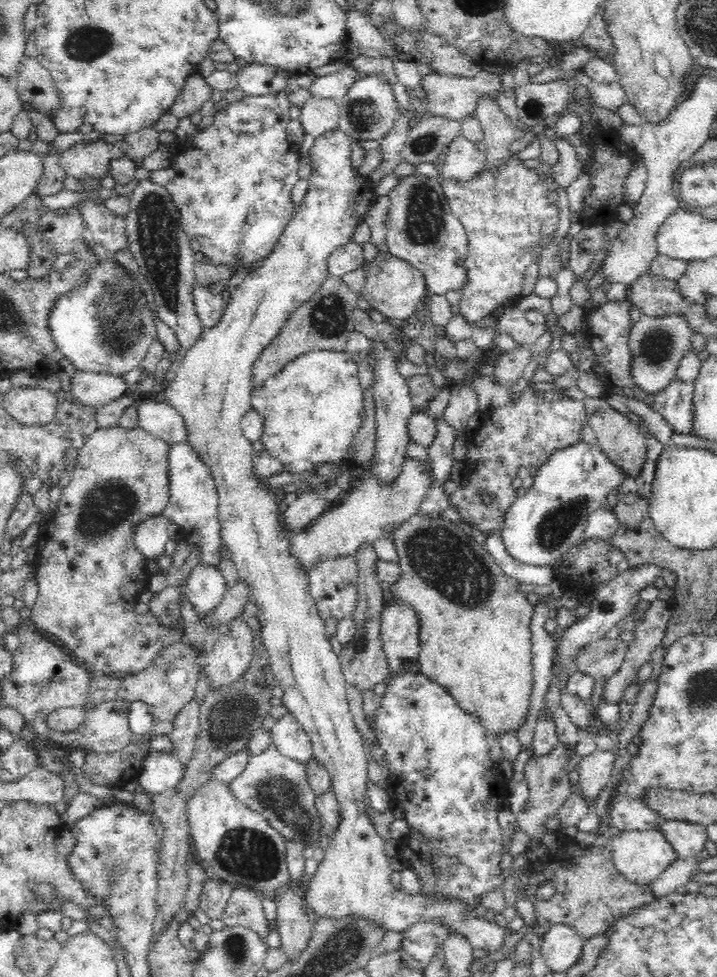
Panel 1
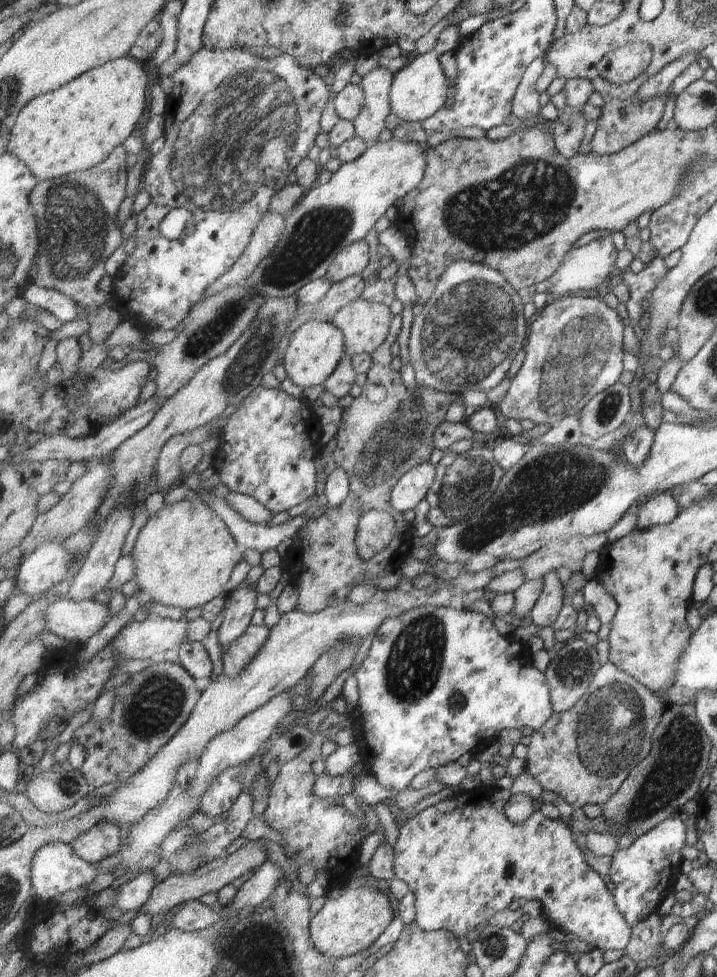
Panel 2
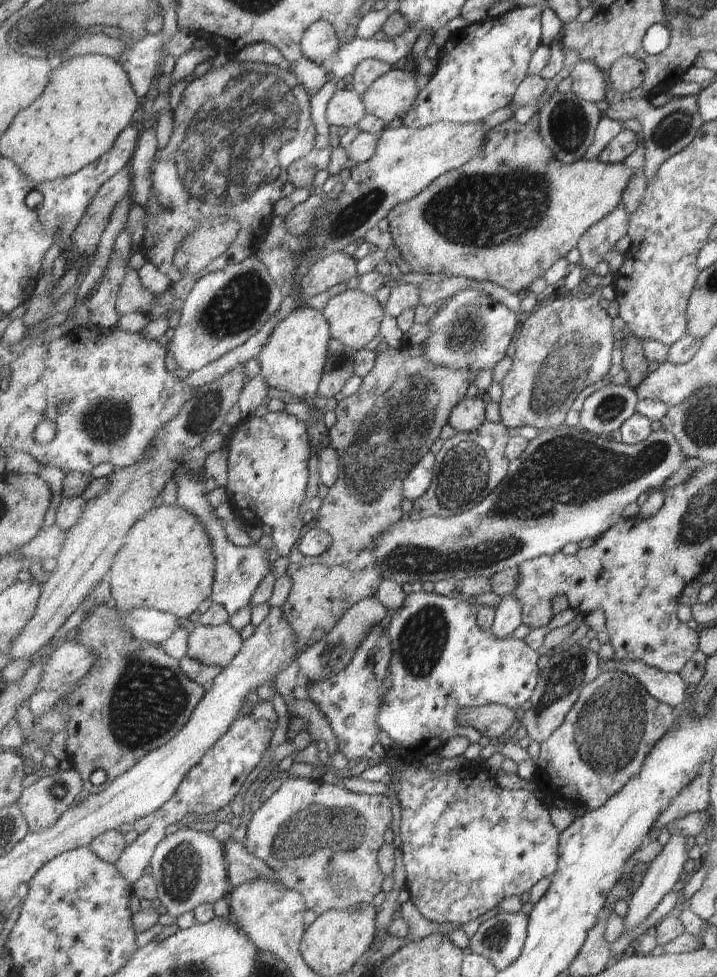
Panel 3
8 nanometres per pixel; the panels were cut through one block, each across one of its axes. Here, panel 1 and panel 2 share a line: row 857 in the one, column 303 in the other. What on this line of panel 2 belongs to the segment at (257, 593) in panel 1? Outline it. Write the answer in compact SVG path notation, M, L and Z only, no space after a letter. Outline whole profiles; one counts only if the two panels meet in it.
M312 318L301 325L286 341L284 367L288 378L297 386L311 388L324 383L338 370L346 358L346 336L332 323Z

